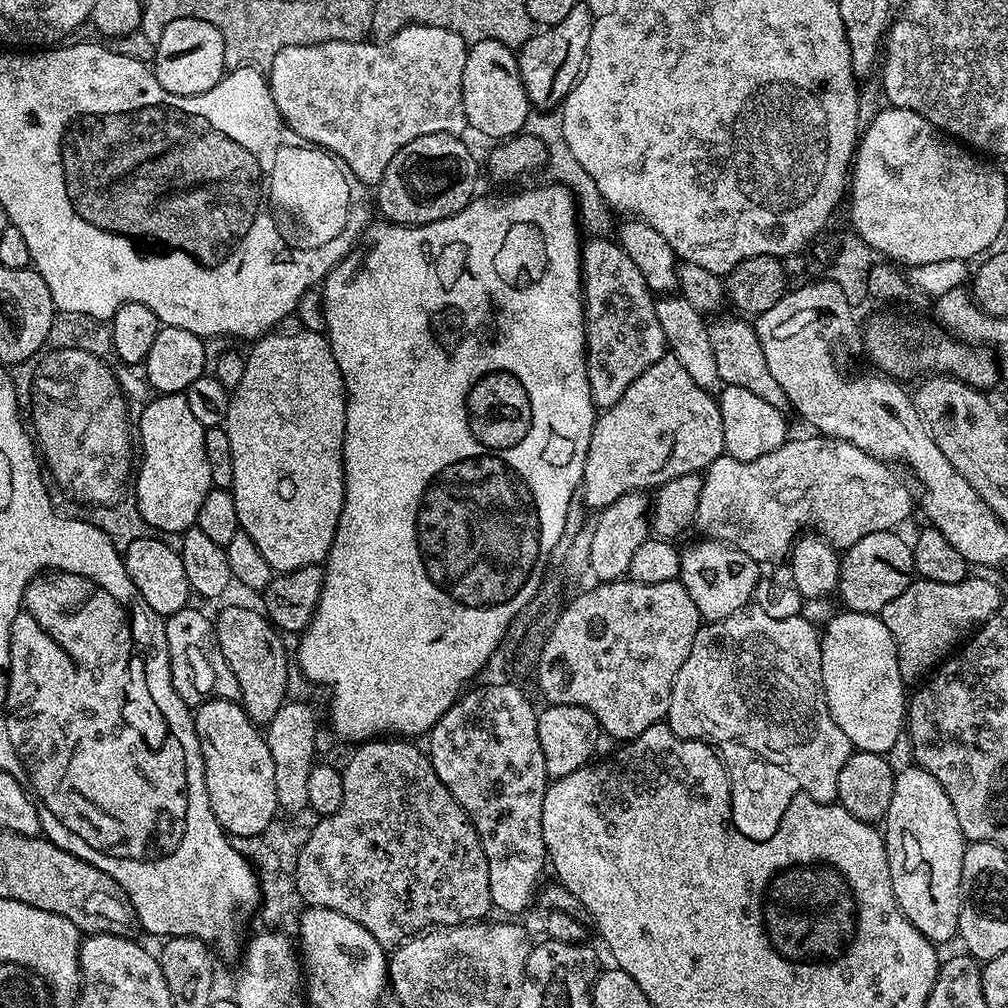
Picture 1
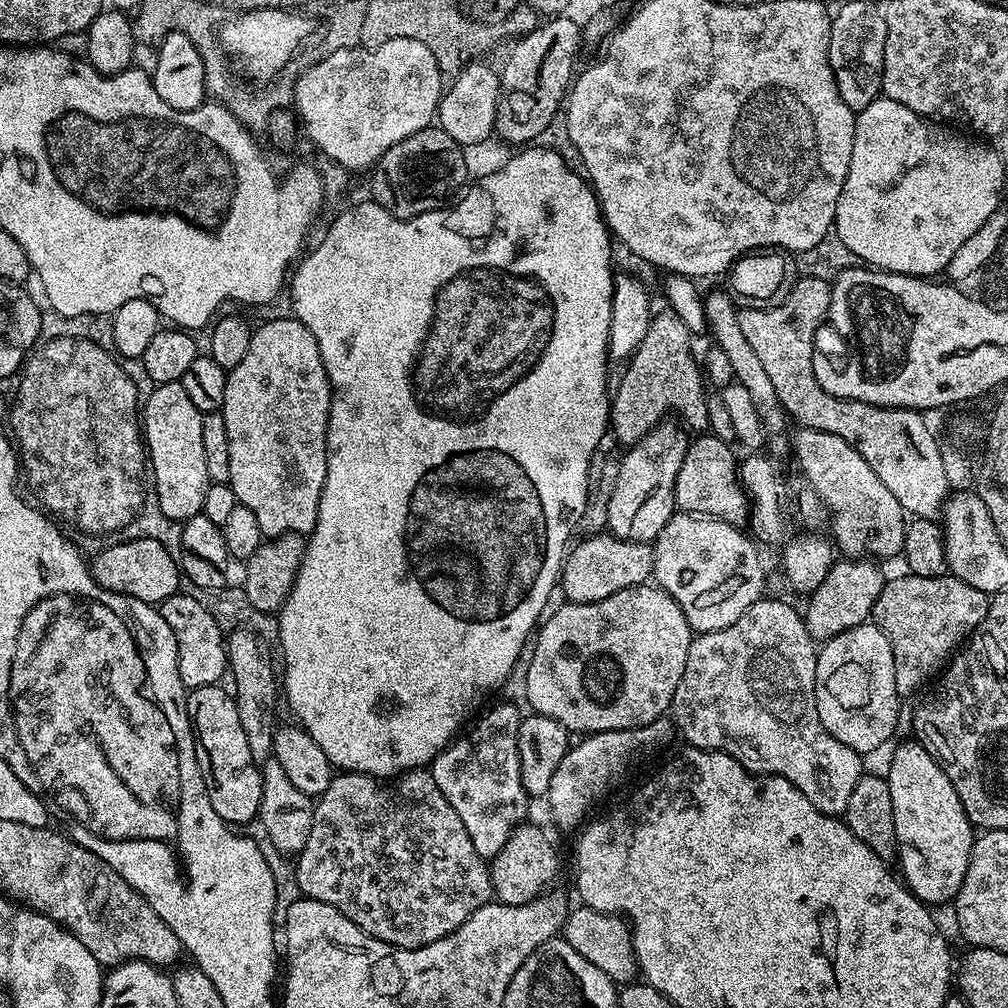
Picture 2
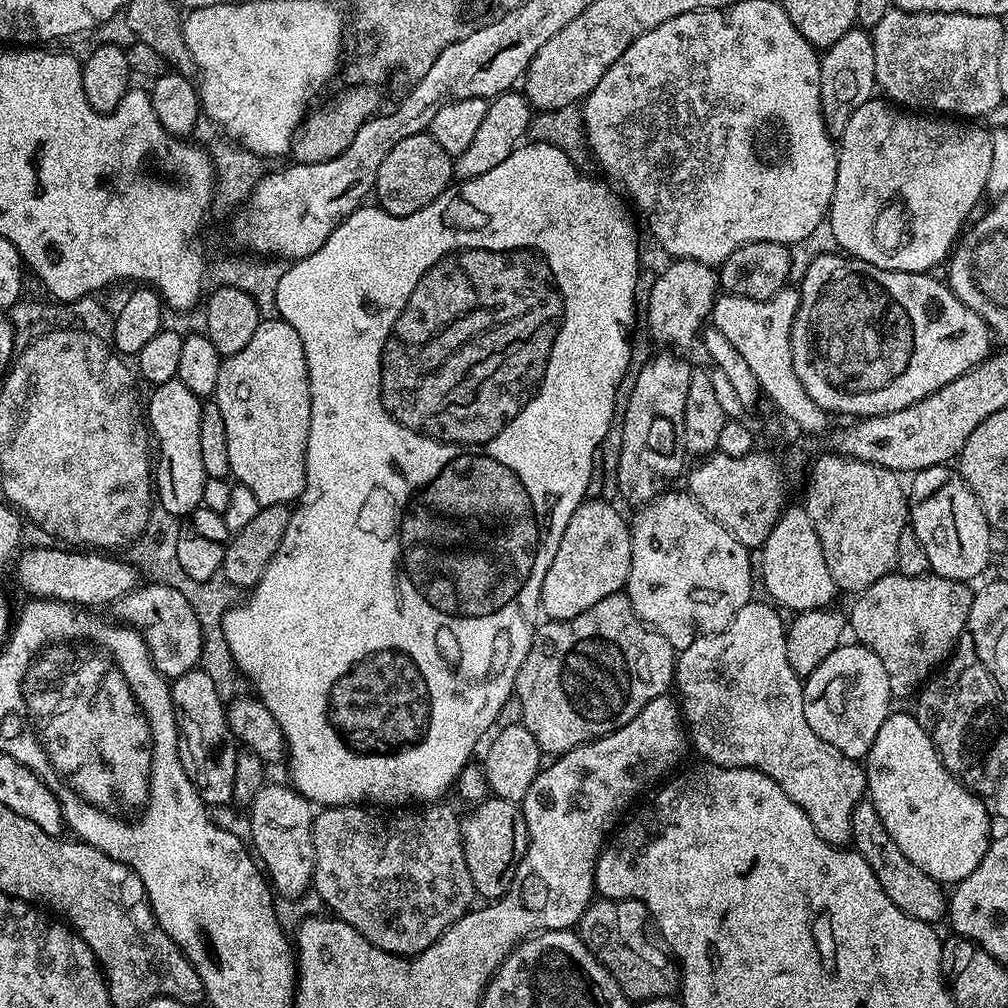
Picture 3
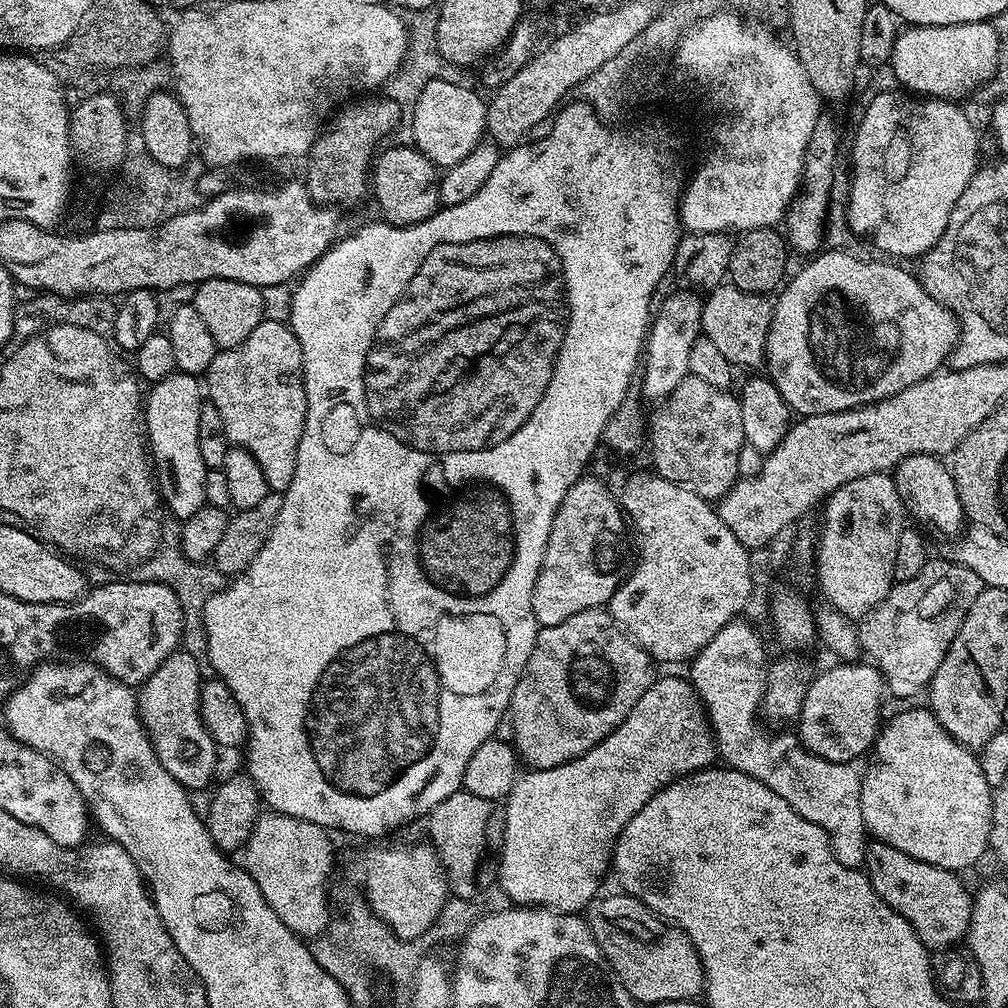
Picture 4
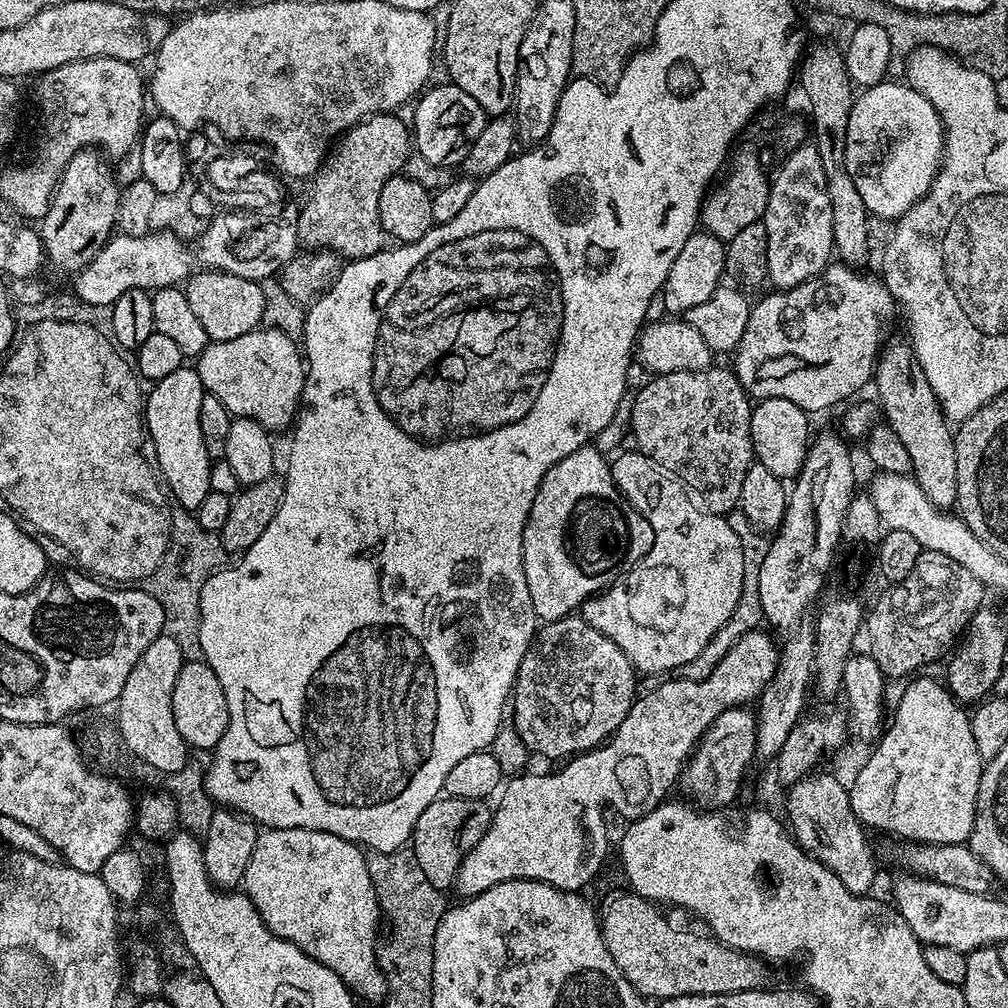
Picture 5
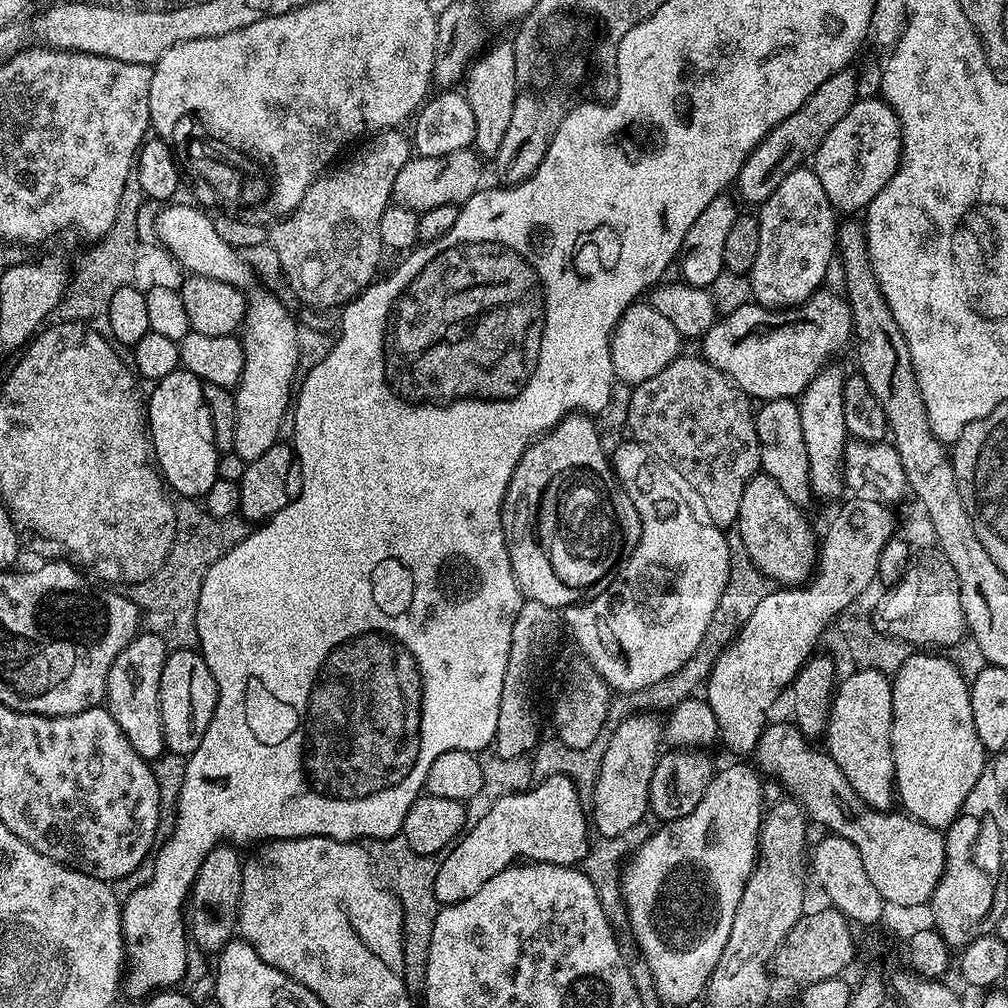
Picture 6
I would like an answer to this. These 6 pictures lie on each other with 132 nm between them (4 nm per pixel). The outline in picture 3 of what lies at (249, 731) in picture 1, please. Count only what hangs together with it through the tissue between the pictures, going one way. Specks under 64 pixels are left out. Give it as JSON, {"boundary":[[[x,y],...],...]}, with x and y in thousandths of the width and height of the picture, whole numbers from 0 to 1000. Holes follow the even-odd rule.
{"boundary":[[[198,661],[170,676],[169,682],[179,724],[179,751],[185,768],[198,783],[203,798],[229,799],[236,735],[226,719],[224,696],[216,690],[211,674]]]}

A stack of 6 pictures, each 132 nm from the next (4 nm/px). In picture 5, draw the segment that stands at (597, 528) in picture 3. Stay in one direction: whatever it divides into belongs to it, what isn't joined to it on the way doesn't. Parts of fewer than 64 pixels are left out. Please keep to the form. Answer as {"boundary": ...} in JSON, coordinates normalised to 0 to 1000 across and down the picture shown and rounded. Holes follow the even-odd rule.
{"boundary":[[[588,442],[569,446],[569,450],[558,454],[558,458],[541,470],[532,487],[518,534],[518,558],[528,600],[537,616],[556,615],[568,610],[580,595],[600,586],[595,579],[595,569],[588,569],[583,563],[585,552],[560,552],[556,538],[560,526],[558,520],[562,518],[571,494],[595,485],[595,455],[599,451],[596,445]]]}

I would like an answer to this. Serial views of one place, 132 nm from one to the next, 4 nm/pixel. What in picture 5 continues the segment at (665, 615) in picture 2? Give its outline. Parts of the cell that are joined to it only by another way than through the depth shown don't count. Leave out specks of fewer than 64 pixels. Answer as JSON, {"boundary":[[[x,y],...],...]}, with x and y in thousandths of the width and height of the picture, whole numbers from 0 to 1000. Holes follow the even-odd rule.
{"boundary":[[[568,609],[560,611],[556,615],[543,616],[528,632],[528,639],[522,645],[522,649],[518,653],[518,661],[512,670],[512,678],[508,680],[507,692],[510,696],[510,720],[518,732],[518,736],[524,742],[525,747],[532,749],[533,746],[534,749],[541,750],[544,754],[557,753],[556,755],[561,752],[574,750],[585,745],[586,742],[594,742],[604,730],[611,727],[613,720],[617,720],[627,695],[632,691],[632,674],[633,668],[628,663],[625,653],[621,653],[621,649],[617,649],[617,645],[609,637],[605,637],[605,633],[601,633],[601,629],[589,625],[589,621],[585,621],[585,617],[581,617],[578,610]]]}

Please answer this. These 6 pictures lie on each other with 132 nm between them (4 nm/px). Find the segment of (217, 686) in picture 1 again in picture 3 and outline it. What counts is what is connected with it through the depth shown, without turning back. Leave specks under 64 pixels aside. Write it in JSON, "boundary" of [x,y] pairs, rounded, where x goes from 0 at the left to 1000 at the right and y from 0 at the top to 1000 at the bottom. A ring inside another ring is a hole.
{"boundary":[[[144,578],[115,596],[114,614],[135,624],[145,637],[155,664],[167,672],[168,676],[176,675],[199,658],[201,627],[197,623],[196,611],[177,585],[159,578]]]}

